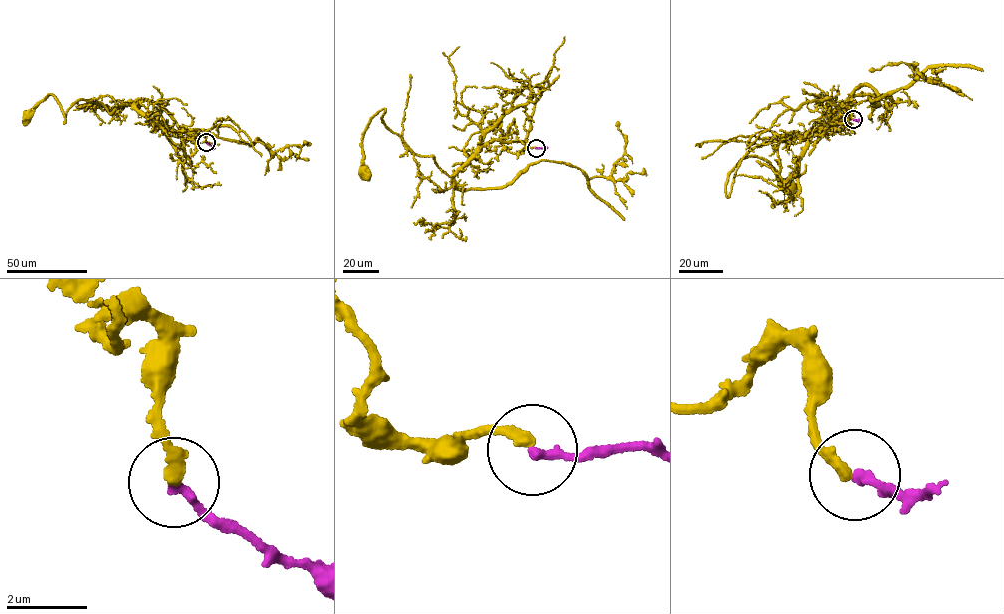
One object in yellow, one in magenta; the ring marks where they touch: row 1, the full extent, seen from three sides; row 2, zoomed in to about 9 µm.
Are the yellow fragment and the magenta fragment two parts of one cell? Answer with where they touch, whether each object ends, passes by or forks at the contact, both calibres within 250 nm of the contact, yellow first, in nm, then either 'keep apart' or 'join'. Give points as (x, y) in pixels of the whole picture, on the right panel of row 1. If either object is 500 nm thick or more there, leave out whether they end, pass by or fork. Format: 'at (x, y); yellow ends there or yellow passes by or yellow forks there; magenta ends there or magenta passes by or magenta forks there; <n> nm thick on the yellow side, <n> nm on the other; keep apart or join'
at (853, 119); yellow ends there; magenta ends there; 320 nm thick on the yellow side, 240 nm on the other; keep apart

